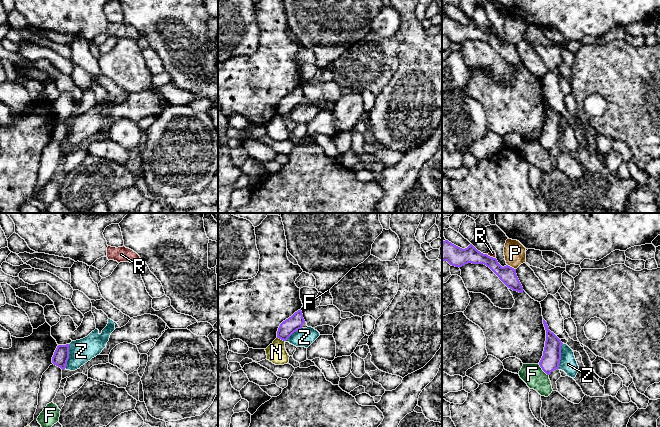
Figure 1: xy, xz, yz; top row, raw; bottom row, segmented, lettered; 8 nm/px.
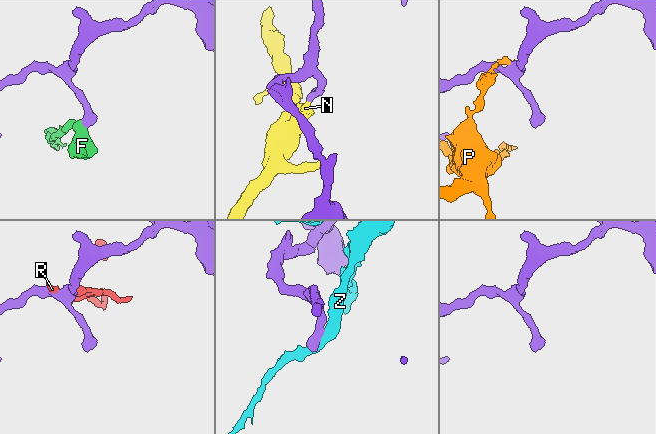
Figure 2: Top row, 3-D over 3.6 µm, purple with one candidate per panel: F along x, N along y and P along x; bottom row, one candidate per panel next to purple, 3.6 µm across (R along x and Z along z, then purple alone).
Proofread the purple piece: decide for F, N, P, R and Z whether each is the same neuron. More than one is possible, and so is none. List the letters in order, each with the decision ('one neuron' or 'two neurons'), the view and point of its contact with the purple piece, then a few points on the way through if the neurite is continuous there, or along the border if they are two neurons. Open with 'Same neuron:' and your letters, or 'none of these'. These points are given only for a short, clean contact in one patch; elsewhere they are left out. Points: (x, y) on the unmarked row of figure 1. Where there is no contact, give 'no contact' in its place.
Same neuron: none of these
F: two neurons; contact yz (543, 146); border yz (538, 140), (548, 151)
N: two neurons; contact xz (281, 115); border xz (277, 113), (284, 117)
P: two neurons; contact yz (511, 43); border yz (507, 40), (515, 45)
R: two neurons; contact yz (491, 33); border yz (487, 31), (495, 34)
Z: two neurons; contact yz (560, 132); border yz (562, 119), (561, 135), (558, 144)

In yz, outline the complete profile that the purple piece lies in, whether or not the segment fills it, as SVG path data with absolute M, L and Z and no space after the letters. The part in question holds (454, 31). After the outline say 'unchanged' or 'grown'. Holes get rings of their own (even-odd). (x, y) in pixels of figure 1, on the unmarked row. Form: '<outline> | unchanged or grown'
M448 16L443 17L442 37L447 37L450 41L459 44L468 39L484 40L489 43L508 64L519 69L524 67L517 53L516 45L508 41L502 43L496 34L481 29L472 20L462 25Z | unchanged

